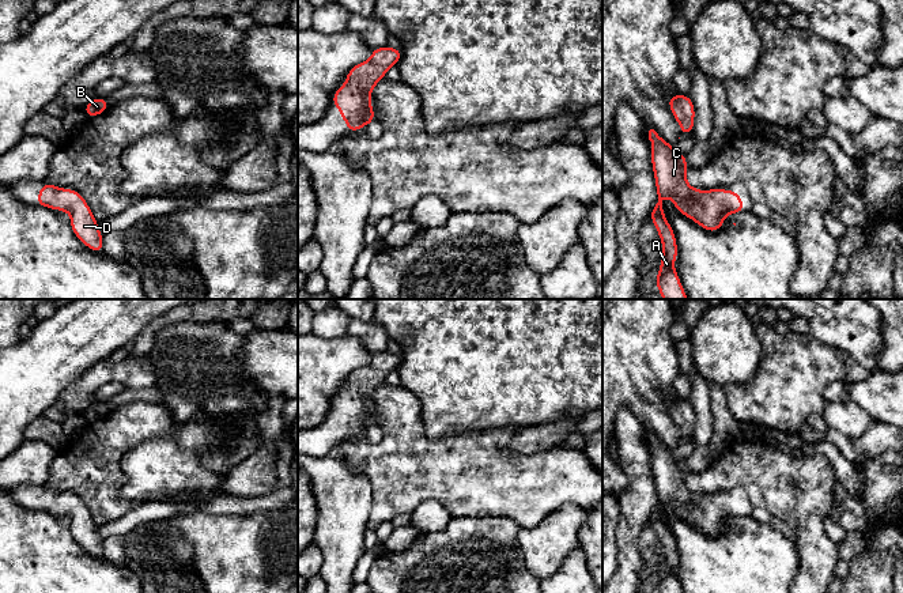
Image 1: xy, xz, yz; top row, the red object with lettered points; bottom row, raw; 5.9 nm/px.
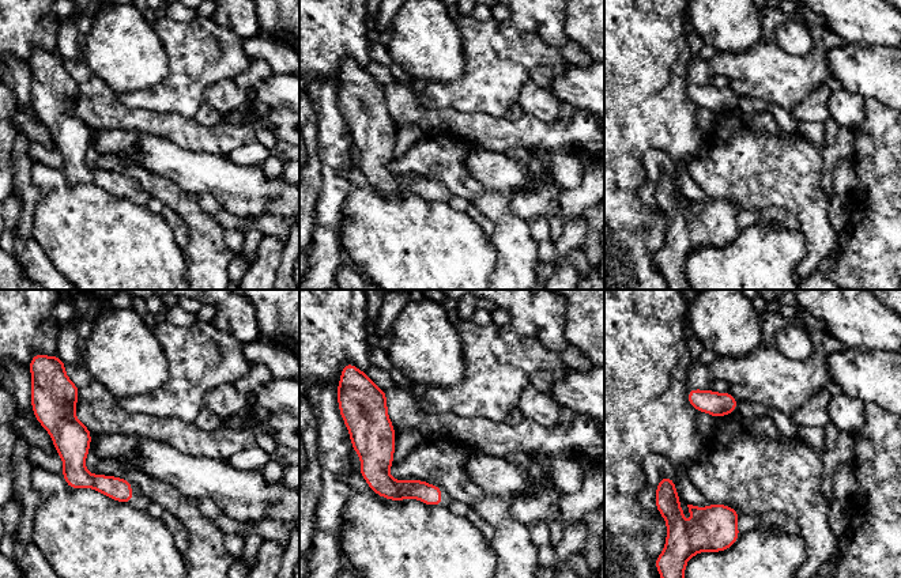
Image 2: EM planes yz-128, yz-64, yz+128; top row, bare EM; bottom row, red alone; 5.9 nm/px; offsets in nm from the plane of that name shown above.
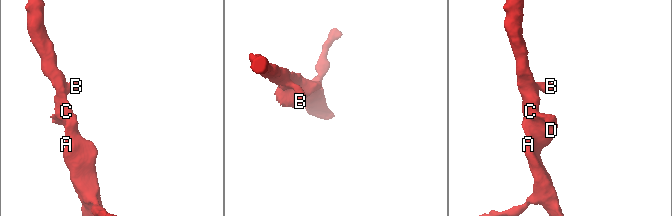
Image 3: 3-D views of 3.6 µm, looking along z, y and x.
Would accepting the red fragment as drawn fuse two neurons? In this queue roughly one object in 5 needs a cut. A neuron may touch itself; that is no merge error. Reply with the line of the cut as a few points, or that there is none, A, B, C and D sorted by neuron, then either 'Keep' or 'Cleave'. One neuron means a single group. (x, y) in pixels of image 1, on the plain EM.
No split. Groups: A B C D. Keep

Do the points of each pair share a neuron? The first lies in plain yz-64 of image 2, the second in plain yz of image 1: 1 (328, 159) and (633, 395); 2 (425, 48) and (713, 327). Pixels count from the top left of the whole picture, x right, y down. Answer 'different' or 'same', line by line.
1: different
2: same

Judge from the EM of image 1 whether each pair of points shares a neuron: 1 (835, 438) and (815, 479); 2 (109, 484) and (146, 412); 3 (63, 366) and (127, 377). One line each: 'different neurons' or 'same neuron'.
1: different neurons
2: same neuron
3: different neurons

